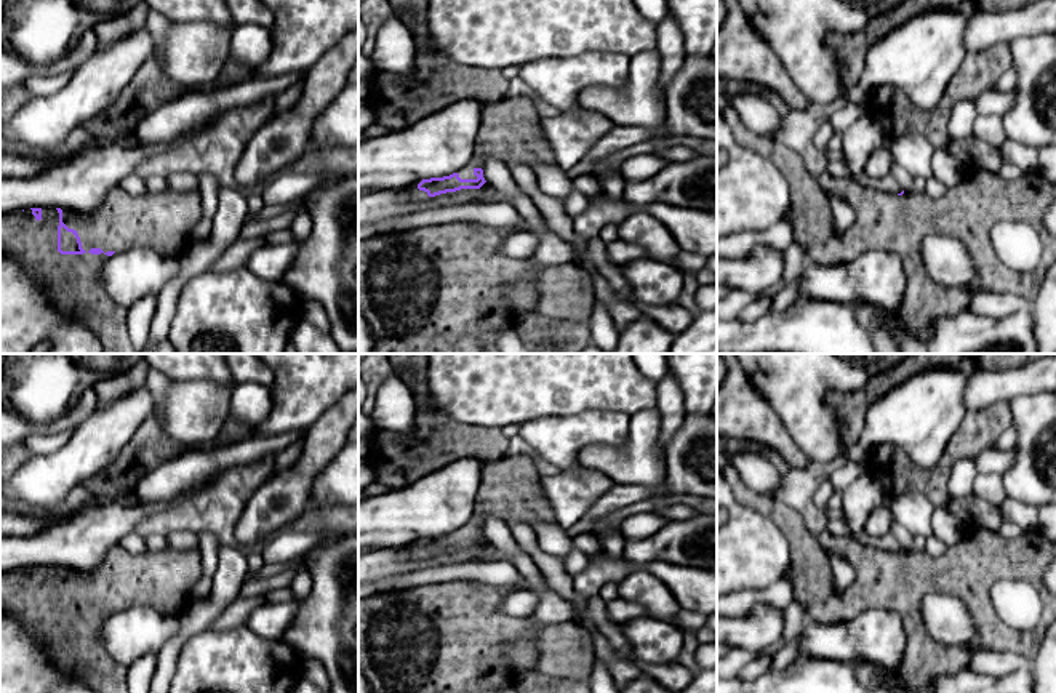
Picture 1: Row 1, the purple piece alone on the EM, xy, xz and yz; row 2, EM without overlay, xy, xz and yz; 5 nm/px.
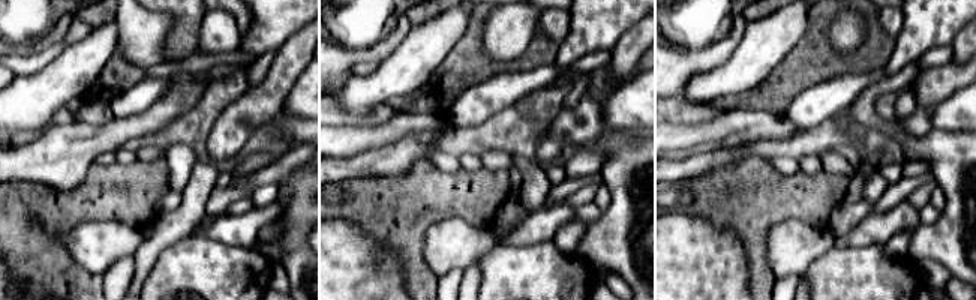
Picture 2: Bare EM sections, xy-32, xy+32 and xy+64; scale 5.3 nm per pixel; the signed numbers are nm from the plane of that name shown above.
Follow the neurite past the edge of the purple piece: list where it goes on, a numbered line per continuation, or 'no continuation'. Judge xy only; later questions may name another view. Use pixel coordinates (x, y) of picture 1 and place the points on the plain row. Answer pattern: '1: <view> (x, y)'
1: xy (162, 580)

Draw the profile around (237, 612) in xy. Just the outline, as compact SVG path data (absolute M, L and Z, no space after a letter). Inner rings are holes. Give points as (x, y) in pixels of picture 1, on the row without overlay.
M264 595L258 597L237 597L222 613L208 626L213 631L229 631L246 624L250 615L267 600Z

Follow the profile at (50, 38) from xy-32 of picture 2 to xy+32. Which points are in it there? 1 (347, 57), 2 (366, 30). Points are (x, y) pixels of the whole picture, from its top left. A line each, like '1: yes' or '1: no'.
1: yes
2: no

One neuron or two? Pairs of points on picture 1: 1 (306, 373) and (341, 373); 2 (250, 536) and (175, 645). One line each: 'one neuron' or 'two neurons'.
1: one neuron
2: two neurons

